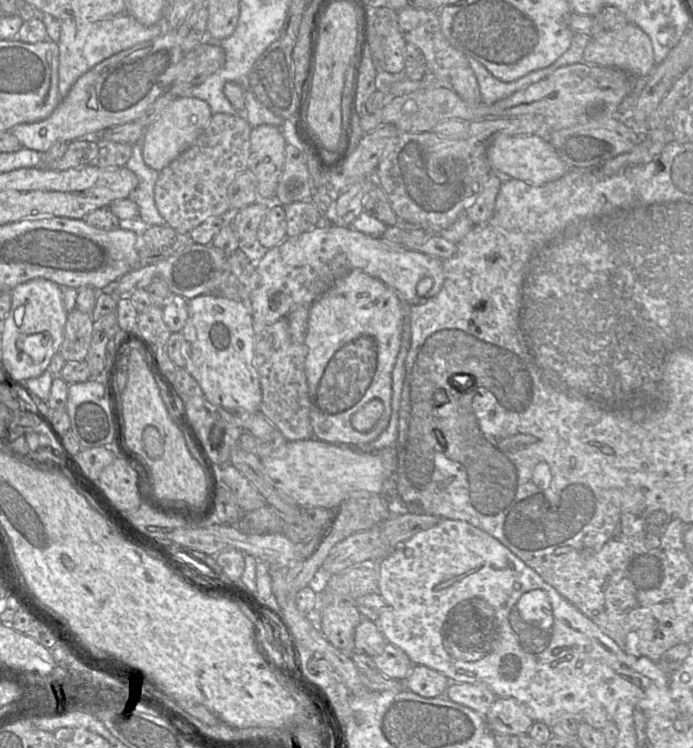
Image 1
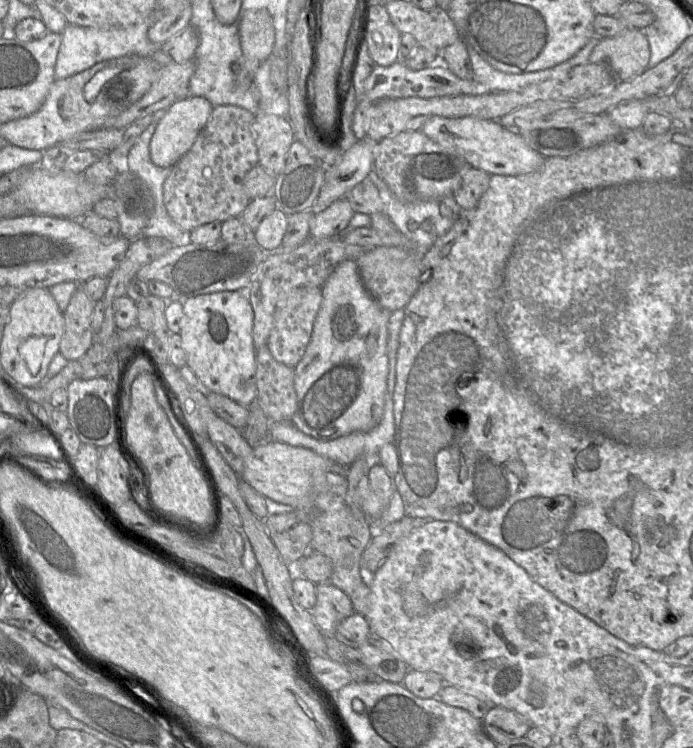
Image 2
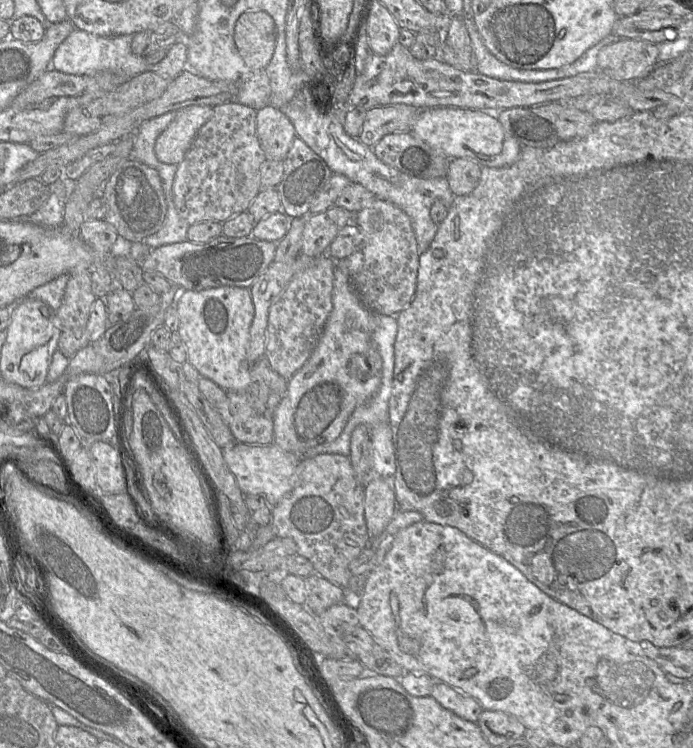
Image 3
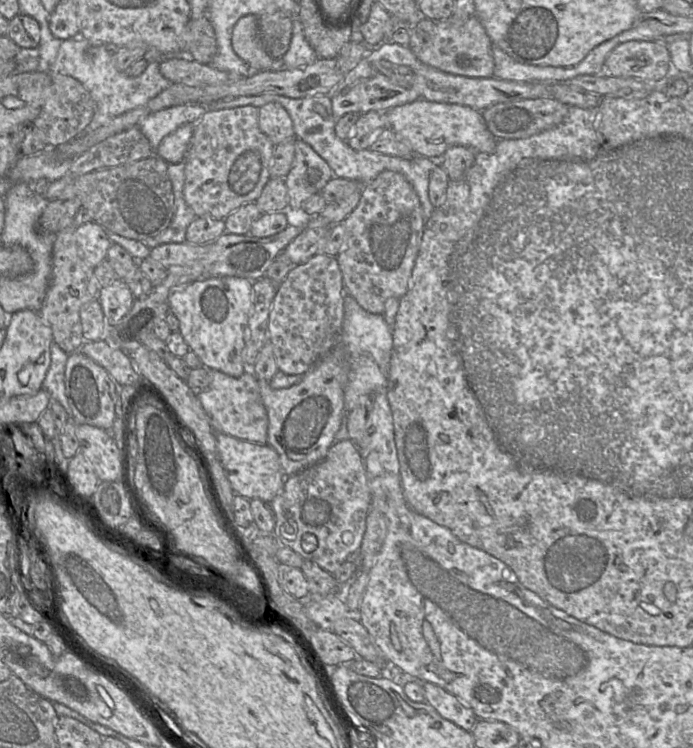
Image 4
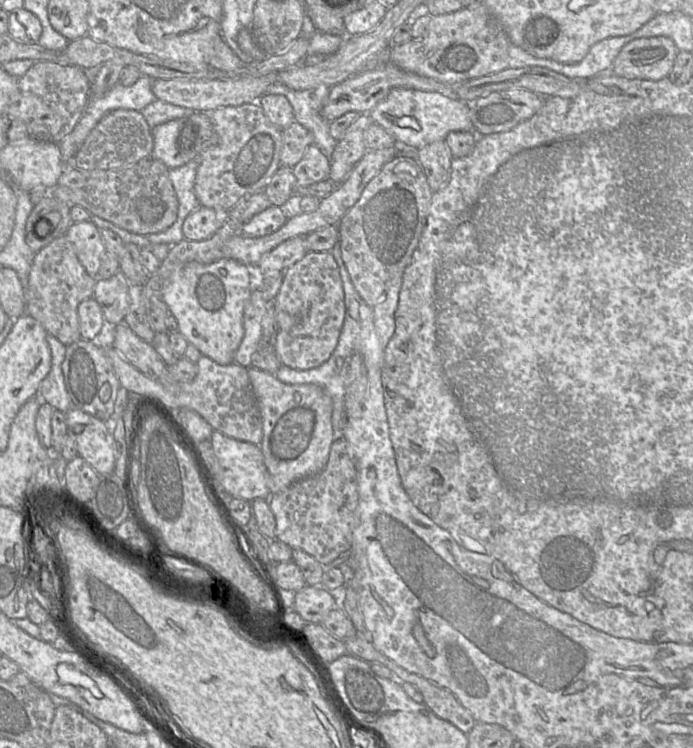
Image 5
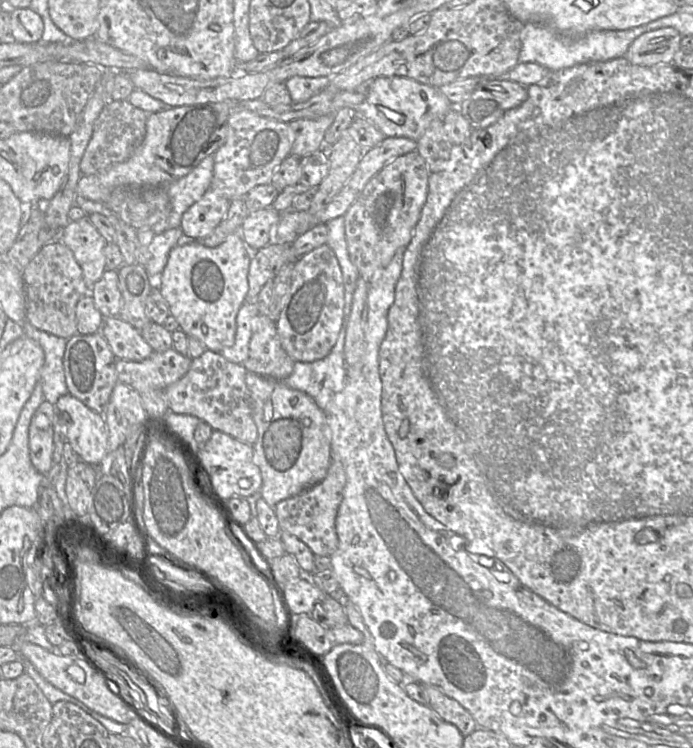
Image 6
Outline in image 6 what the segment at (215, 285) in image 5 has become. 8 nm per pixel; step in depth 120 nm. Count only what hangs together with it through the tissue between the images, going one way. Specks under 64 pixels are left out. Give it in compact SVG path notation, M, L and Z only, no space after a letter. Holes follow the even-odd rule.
M241 230L230 234L222 244L214 248L207 247L198 240L184 239L169 253L167 264L158 278L158 288L168 304L170 315L178 321L180 329L187 336L200 340L207 350L220 353L234 343L236 317L246 302L249 290L250 261L251 251L242 239Z

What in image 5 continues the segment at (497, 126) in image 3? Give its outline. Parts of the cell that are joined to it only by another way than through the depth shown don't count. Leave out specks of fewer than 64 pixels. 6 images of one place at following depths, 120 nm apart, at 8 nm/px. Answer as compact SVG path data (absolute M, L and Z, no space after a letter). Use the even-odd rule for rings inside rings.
M393 88L386 98L370 112L372 121L396 140L397 144L409 150L418 150L439 140L445 140L452 131L473 131L467 103L456 97L439 92L426 92L408 88Z

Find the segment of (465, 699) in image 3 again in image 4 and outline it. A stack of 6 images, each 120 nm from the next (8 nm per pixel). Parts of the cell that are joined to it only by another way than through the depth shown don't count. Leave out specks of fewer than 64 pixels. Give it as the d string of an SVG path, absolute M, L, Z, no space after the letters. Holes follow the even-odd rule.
M430 682L422 683L425 701L444 718L460 728L471 731L478 718L473 710L456 696Z

